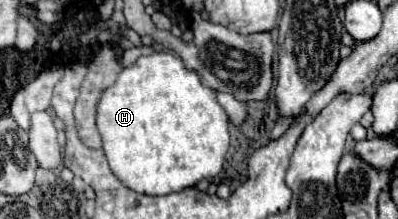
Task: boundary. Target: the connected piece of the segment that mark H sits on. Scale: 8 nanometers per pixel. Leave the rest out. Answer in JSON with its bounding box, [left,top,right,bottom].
[97,51,229,197]

